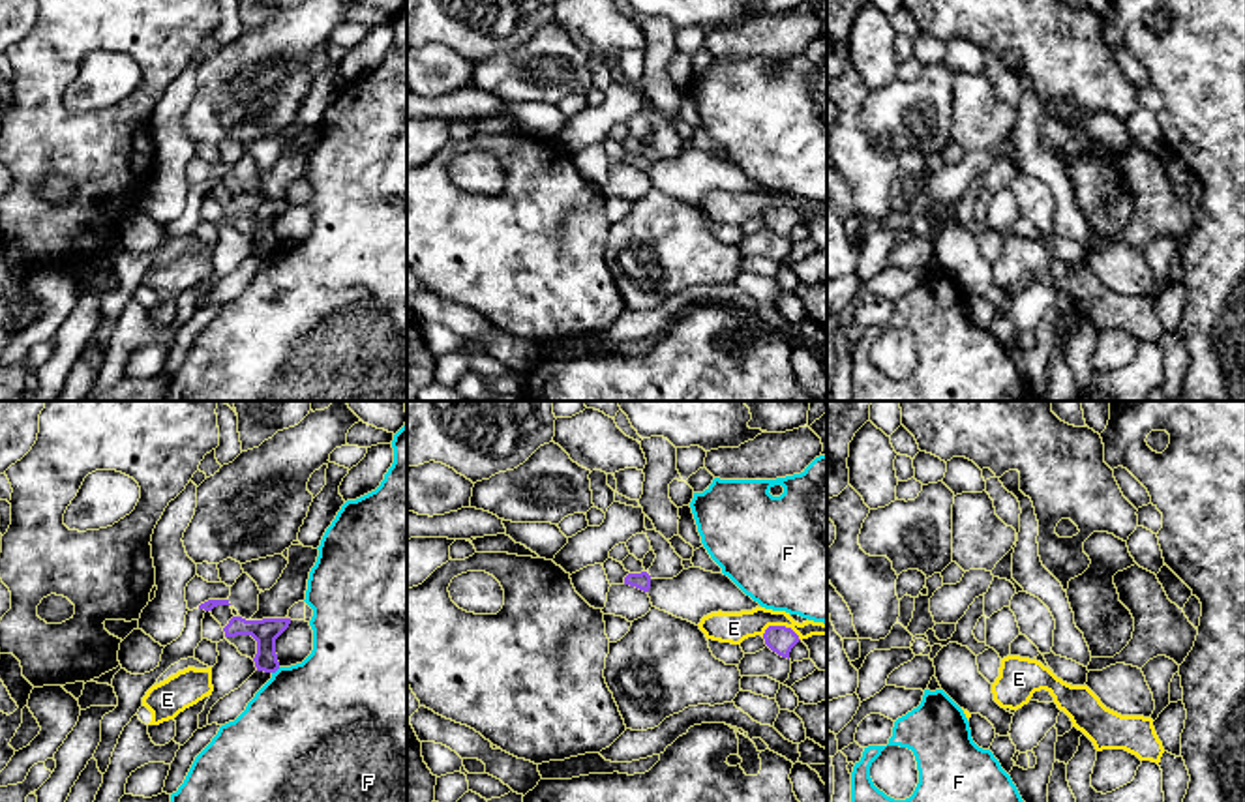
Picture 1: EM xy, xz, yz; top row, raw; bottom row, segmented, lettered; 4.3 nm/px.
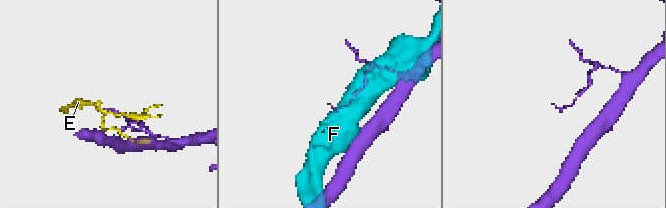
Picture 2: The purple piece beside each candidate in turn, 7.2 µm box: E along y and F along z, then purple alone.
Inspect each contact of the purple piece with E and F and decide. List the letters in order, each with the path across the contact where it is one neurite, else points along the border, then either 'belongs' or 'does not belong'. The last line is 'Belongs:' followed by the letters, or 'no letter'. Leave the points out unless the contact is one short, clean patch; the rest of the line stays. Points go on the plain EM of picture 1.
E: does not belong
F: does not belong
Belongs: no letter

